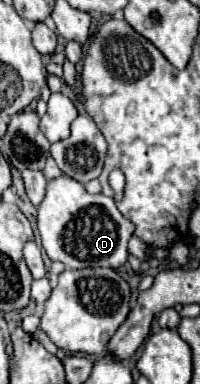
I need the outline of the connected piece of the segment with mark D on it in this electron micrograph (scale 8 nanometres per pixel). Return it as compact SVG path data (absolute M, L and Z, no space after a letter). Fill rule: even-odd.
M60 175L50 179L46 185L46 197L38 205L38 231L42 247L52 261L62 261L66 267L112 267L120 269L128 257L128 241L134 235L136 225L120 215L116 201L102 193L92 195L86 187L68 177Z

